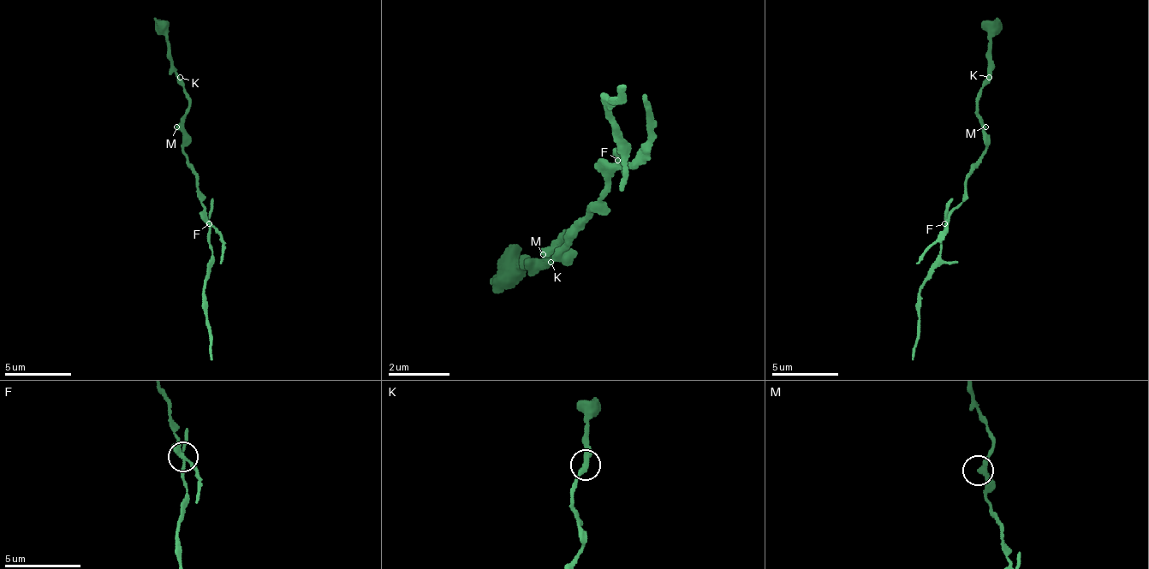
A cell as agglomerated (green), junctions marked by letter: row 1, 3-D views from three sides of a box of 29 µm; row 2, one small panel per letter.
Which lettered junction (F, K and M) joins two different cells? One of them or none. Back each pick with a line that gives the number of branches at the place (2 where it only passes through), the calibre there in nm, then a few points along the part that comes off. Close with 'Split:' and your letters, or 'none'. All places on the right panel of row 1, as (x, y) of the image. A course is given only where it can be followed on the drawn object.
F: 4 branches meet; 240 nm thick; foreign part runs (945, 223), (938, 263), (922, 287), (912, 360)
Split: F

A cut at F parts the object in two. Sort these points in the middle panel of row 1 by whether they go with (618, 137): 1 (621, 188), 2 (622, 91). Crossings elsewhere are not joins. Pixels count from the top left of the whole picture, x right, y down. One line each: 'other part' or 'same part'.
1: same part
2: same part

